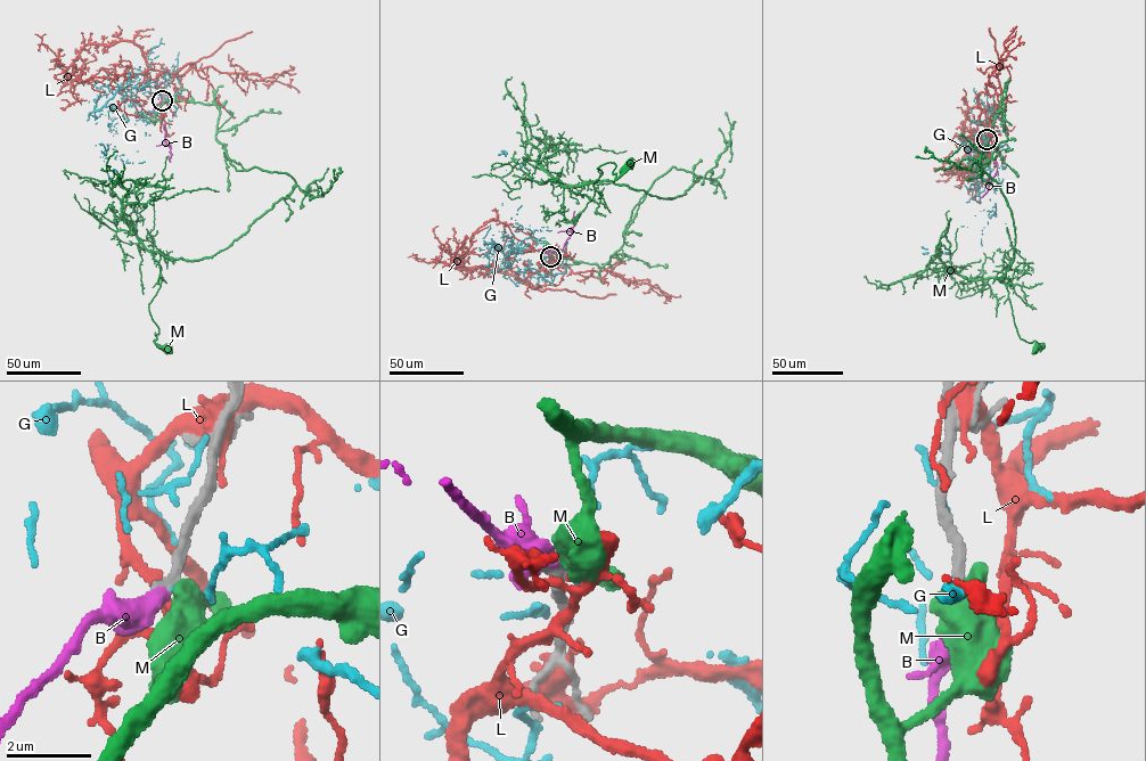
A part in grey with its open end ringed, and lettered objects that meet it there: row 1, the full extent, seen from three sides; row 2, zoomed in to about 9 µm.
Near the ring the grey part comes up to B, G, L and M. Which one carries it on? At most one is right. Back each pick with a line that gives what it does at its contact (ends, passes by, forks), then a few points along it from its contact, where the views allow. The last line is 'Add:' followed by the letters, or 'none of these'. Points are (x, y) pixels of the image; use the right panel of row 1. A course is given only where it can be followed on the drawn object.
B: it ends; course (987, 139), (985, 155), (995, 160), (997, 169), (981, 197)
Add: B

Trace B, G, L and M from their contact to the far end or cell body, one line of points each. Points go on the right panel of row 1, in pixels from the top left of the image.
B: (987, 139), (985, 155), (995, 160), (997, 169), (981, 197)
G: (987, 139), (974, 134), (968, 149), (983, 171), (1003, 178), (996, 210), (987, 211), (981, 246), (946, 254)
L: (987, 139), (992, 131), (992, 113), (972, 107), (963, 137), (974, 172), (954, 173), (943, 169), (952, 150)
M: (987, 139), (1001, 109), (1007, 140), (983, 170), (957, 168), (977, 162), (1011, 211), (1001, 281), (1034, 349)

